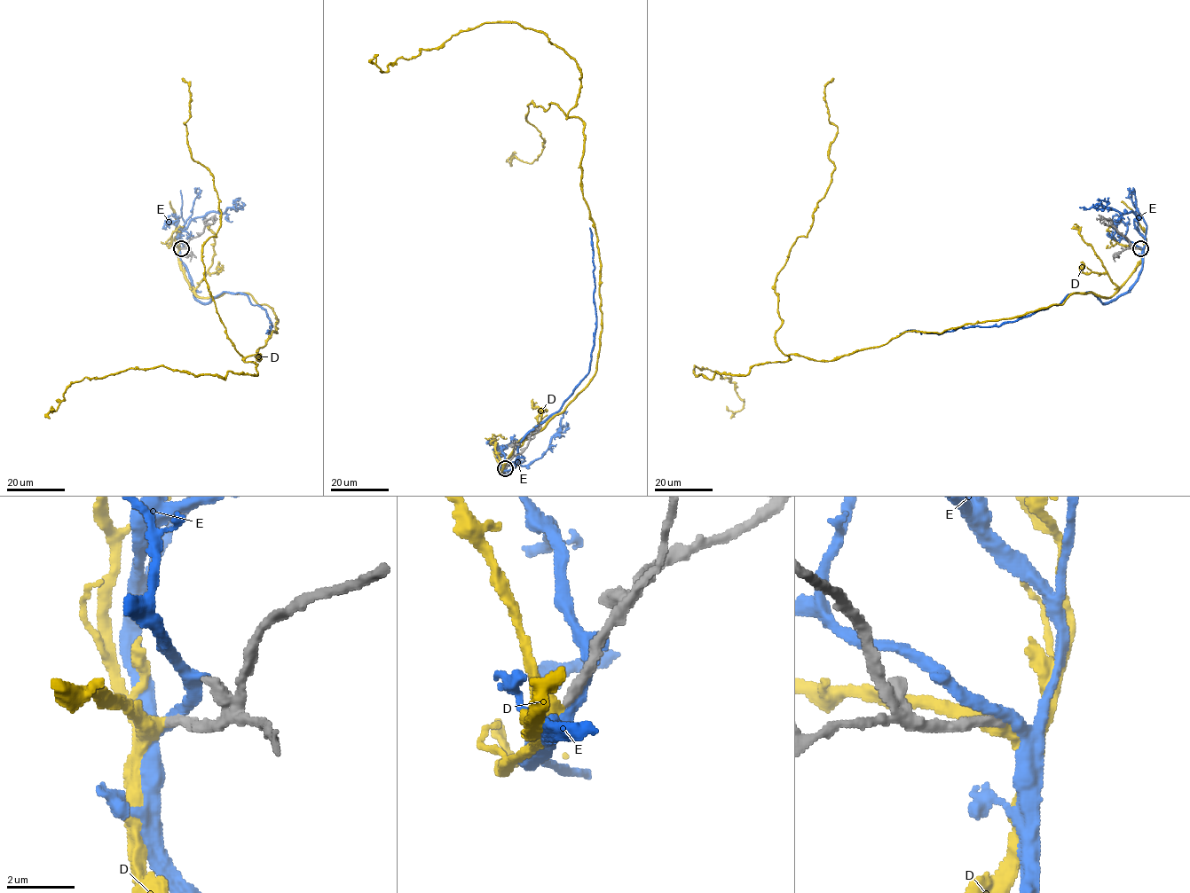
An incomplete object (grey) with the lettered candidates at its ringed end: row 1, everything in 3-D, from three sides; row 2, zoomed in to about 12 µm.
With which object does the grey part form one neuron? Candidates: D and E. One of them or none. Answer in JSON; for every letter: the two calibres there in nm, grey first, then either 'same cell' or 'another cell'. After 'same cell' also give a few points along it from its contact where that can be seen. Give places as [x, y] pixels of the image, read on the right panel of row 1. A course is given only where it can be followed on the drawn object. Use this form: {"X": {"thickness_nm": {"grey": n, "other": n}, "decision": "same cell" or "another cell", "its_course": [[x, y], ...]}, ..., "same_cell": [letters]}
{"D": {"thickness_nm": {"grey": 280, "other": 440}, "decision": "same cell", "its_course": [[1140, 248], [1108, 297], [1072, 293], [831, 360], [789, 357], [775, 281], [835, 169], [833, 78]]}, "E": {"thickness_nm": {"grey": 320, "other": 320}, "decision": "another cell"}, "same_cell": ["D"]}

